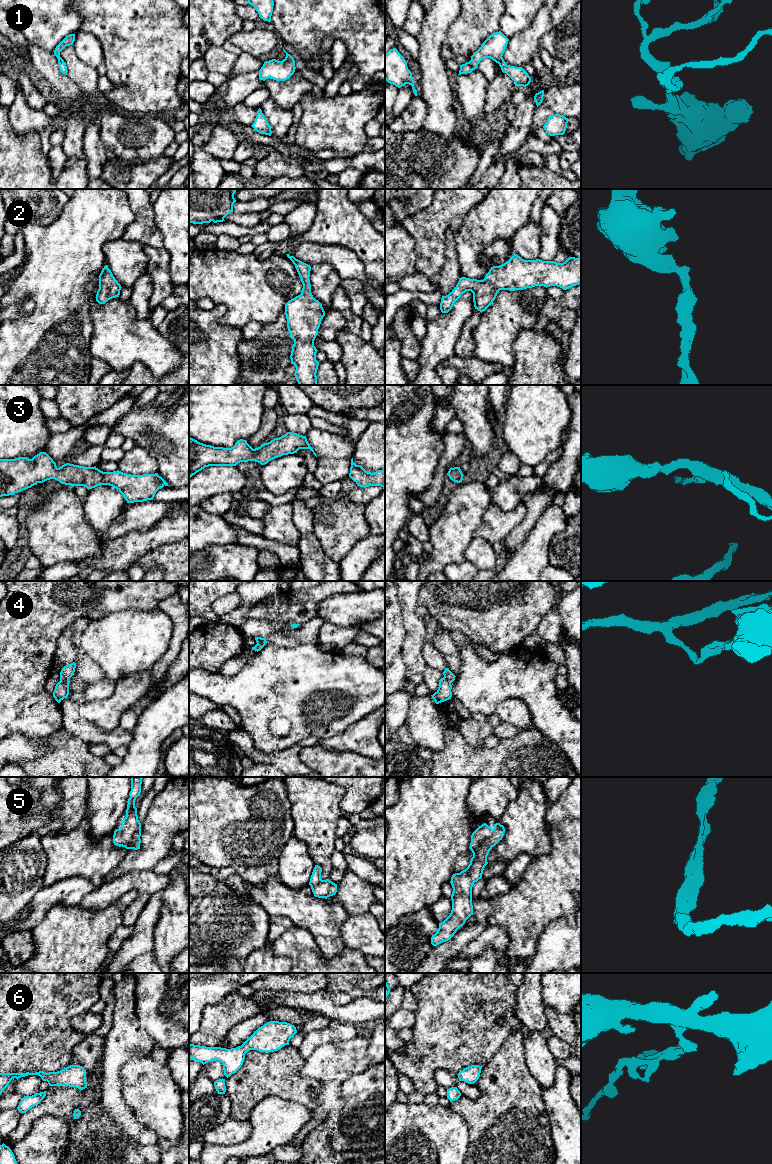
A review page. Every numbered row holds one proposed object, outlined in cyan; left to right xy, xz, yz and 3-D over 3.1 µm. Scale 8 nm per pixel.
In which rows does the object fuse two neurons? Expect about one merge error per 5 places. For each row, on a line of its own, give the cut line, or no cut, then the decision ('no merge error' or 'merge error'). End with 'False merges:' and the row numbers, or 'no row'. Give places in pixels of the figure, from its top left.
1: no cut | no merge error
2: no cut | no merge error
3: no cut | no merge error
4: xy (68, 678), (60, 681) | merge error
5: no cut | no merge error
6: no cut | no merge error
False merges: 4

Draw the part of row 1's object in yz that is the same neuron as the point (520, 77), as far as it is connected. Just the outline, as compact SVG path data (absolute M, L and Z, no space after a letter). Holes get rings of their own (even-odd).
M501 32L490 35L481 47L471 56L471 60L460 65L459 74L471 73L477 69L478 64L484 58L490 58L499 64L503 73L506 73L516 86L526 87L531 82L531 77L522 67L509 66L503 59L503 53L509 39Z

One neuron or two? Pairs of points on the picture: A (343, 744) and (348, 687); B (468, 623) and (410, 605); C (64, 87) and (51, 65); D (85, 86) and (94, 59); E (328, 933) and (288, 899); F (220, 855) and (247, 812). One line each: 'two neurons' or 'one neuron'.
A: two neurons
B: two neurons
C: one neuron
D: two neurons
E: one neuron
F: one neuron

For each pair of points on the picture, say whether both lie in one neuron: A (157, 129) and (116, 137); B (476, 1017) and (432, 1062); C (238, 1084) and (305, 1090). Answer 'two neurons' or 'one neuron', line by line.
A: one neuron
B: one neuron
C: one neuron

